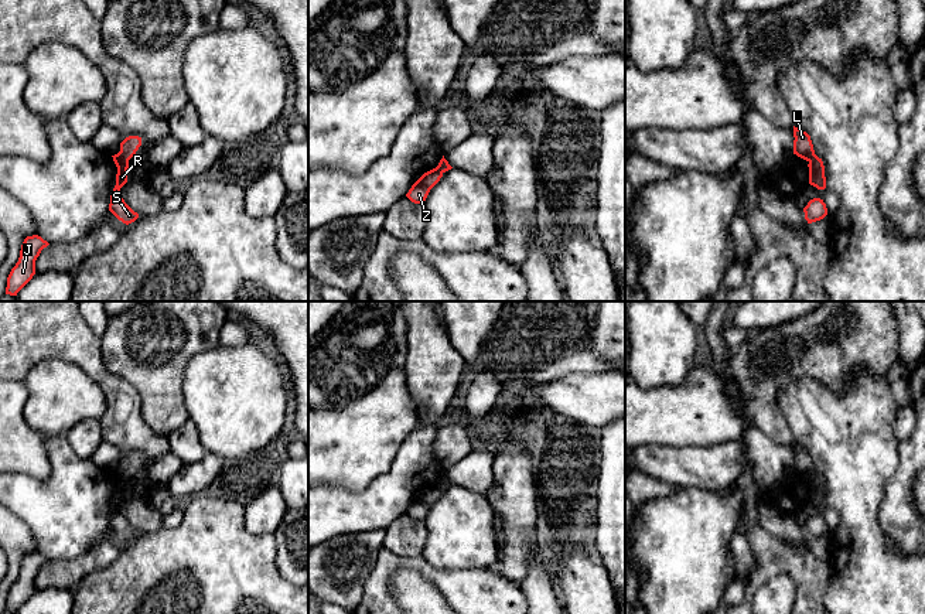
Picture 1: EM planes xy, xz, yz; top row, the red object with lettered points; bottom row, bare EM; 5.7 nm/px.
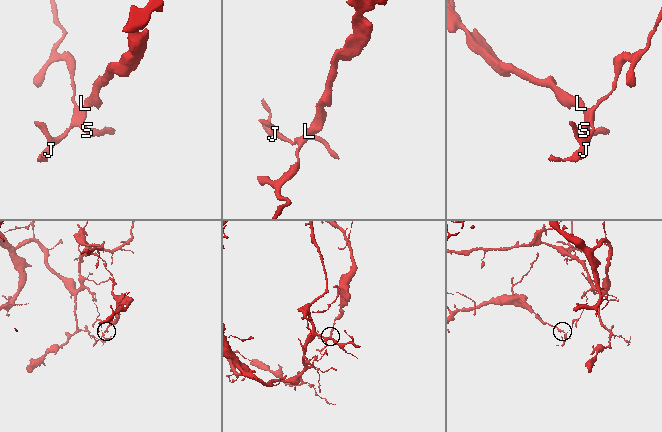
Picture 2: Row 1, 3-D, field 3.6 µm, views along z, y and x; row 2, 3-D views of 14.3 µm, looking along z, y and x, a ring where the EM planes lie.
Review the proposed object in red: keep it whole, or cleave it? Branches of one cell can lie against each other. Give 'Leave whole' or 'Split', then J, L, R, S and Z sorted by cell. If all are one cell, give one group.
Split. Groups: J R S Z / L

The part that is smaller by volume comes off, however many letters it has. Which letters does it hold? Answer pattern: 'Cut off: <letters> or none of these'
Cut off: L

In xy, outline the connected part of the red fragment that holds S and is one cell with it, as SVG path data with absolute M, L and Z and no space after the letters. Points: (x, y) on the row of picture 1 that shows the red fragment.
M120 154L112 156L117 167L116 185L110 195L109 211L123 224L129 225L139 218L139 214L134 212L122 198L120 188L127 183L127 168L129 161Z

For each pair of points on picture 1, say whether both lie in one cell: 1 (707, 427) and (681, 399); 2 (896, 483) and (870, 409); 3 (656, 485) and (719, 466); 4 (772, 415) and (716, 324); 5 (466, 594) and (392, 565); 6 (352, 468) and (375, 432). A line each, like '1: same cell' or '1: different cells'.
1: same cell
2: different cells
3: different cells
4: different cells
5: same cell
6: same cell

